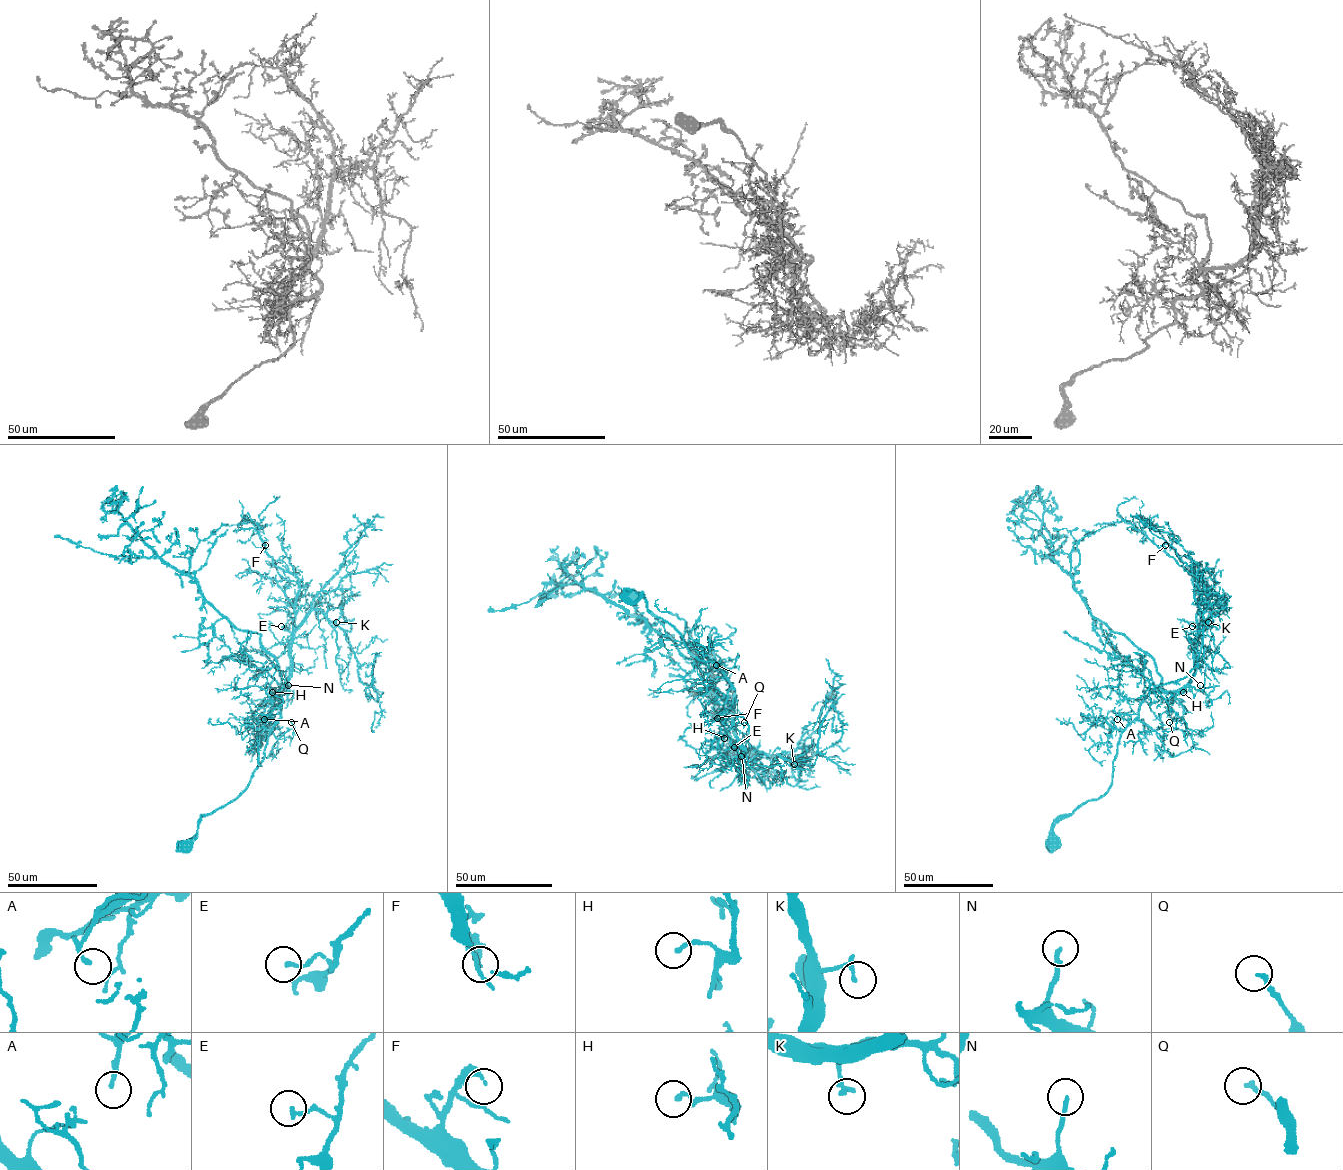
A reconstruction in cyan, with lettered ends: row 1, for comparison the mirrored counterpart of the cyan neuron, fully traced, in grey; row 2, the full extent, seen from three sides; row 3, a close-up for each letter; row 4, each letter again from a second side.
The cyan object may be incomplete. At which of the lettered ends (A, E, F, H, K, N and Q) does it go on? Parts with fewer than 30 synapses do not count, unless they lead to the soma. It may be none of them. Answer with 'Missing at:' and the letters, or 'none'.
Missing at: F

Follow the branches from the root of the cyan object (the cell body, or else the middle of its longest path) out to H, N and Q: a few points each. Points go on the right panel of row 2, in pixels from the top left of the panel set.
H: (1054, 845), (1053, 826), (1109, 788), (1120, 735), (1139, 716), (1139, 704), (1151, 693), (1176, 696), (1183, 692)
N: (1054, 845), (1053, 826), (1109, 788), (1120, 735), (1139, 716), (1139, 704), (1151, 693), (1200, 685)
Q: (1054, 845), (1053, 826), (1109, 788), (1121, 733), (1139, 720), (1160, 739), (1171, 726), (1169, 722)

